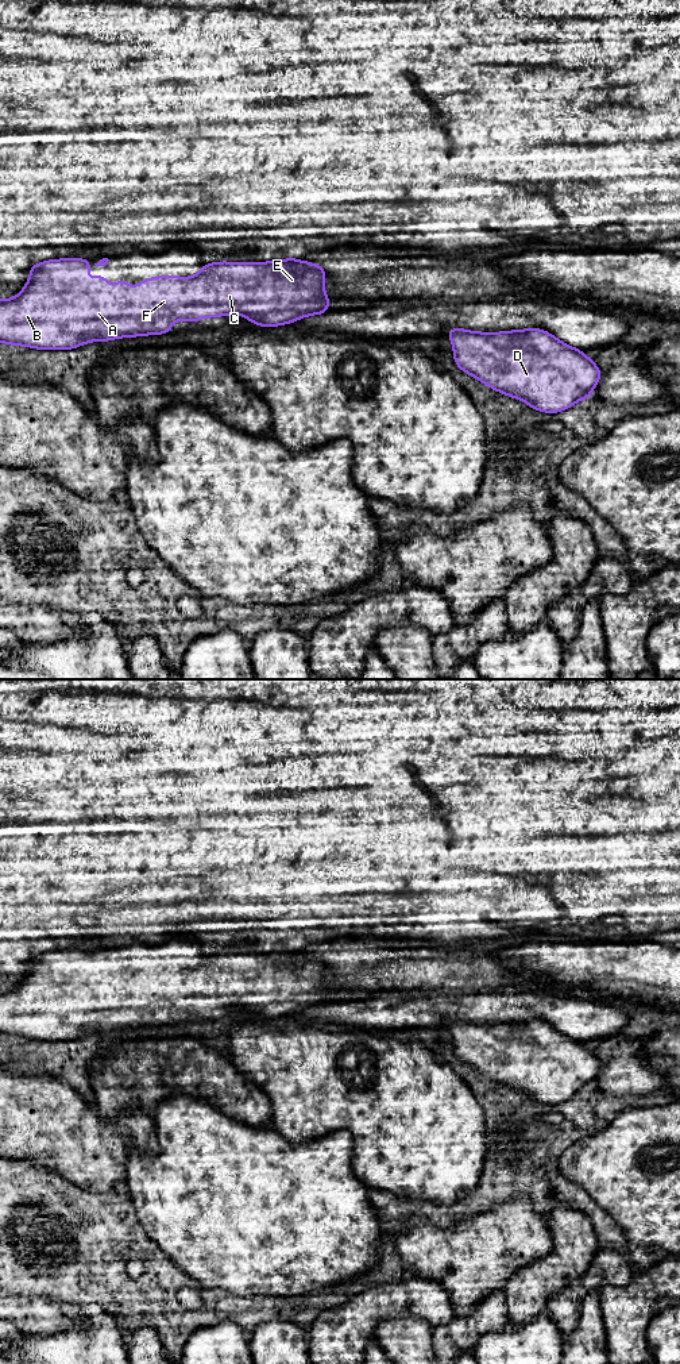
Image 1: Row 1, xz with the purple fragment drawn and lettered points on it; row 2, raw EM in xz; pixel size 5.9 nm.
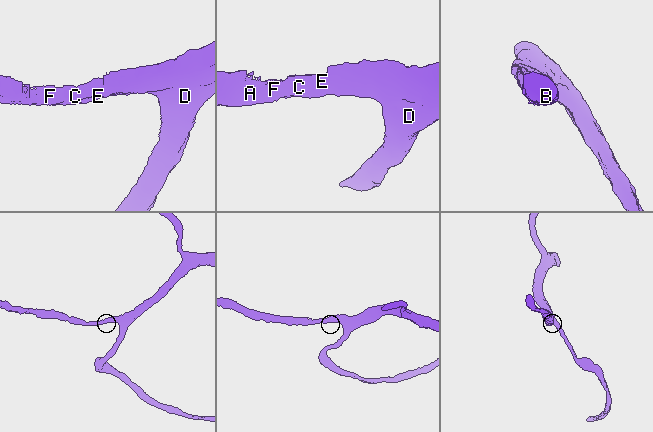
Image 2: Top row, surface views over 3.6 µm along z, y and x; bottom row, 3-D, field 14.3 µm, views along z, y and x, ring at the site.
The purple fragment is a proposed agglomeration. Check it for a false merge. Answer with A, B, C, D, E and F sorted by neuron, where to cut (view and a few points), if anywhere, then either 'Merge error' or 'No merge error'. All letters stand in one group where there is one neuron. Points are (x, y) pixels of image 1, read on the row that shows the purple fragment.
Groups: A B C D E F. No split. No merge error

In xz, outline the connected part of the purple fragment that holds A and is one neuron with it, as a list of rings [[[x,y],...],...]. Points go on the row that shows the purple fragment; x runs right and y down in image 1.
[[[63,258],[34,263],[30,280],[12,298],[0,300],[0,342],[39,350],[70,350],[88,342],[107,342],[117,338],[159,335],[171,331],[177,320],[198,321],[202,317],[243,315],[258,327],[290,324],[301,317],[329,312],[329,297],[324,293],[325,269],[317,263],[287,258],[273,262],[216,262],[205,263],[196,277],[159,276],[144,278],[138,288],[120,282],[107,285],[107,277],[88,277],[90,259]]]

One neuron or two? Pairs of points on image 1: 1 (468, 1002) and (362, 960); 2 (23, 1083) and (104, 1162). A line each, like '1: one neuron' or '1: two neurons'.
1: two neurons
2: one neuron

